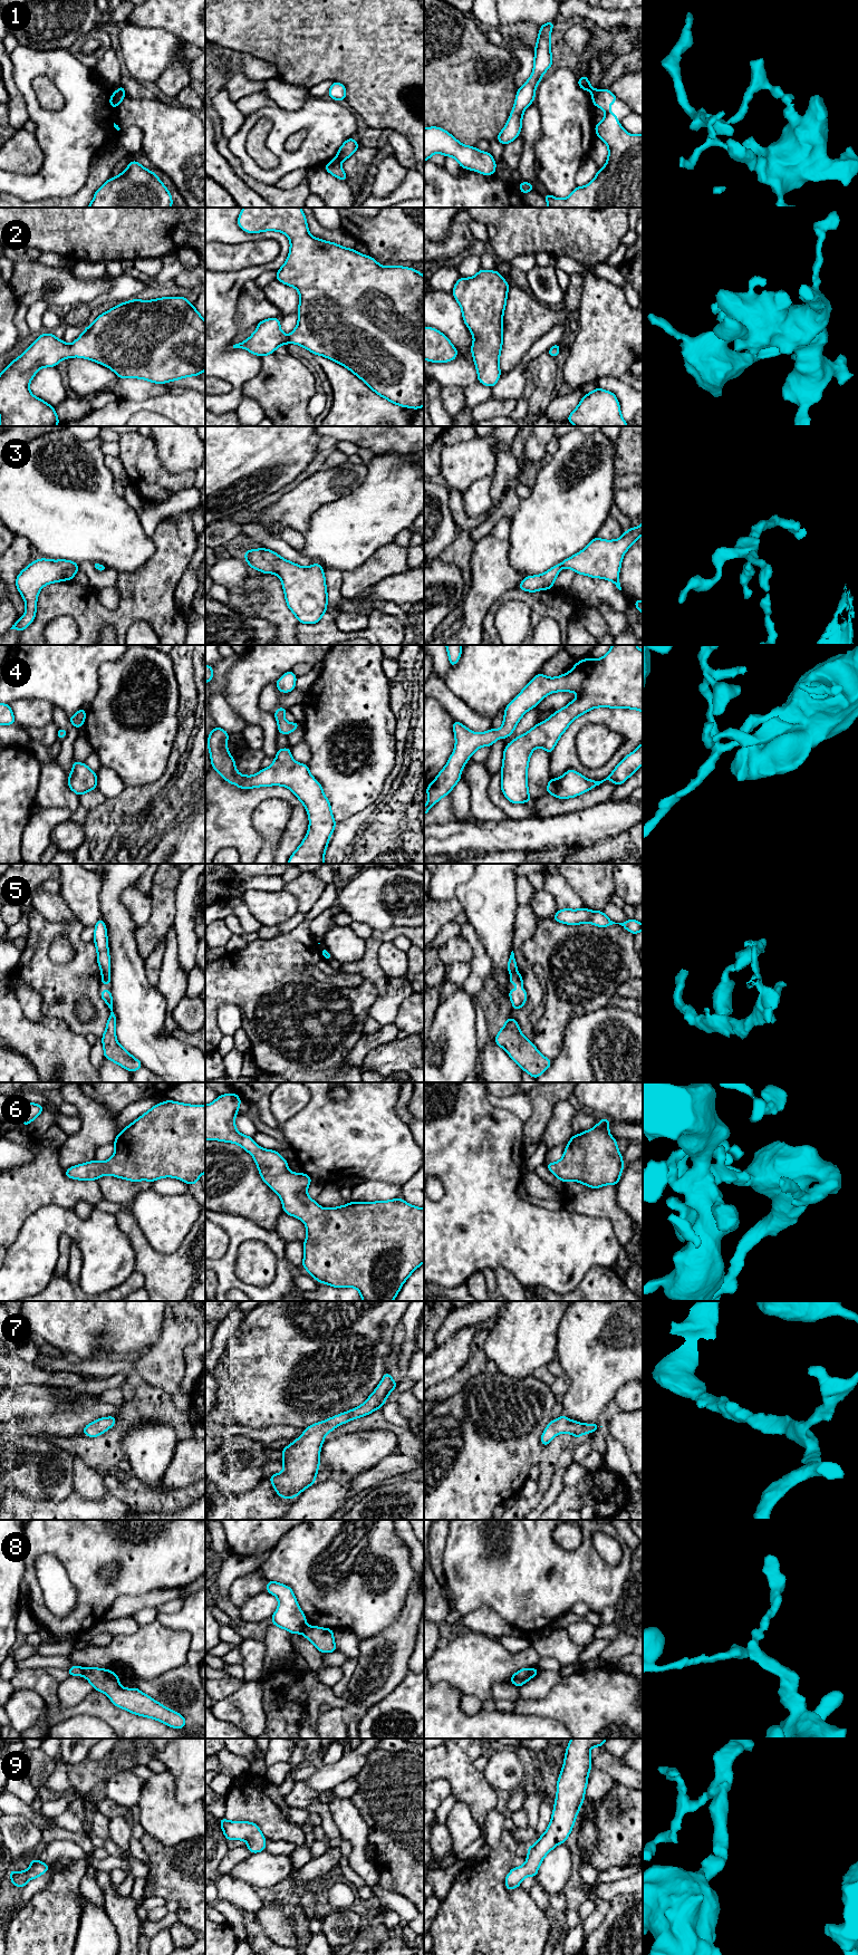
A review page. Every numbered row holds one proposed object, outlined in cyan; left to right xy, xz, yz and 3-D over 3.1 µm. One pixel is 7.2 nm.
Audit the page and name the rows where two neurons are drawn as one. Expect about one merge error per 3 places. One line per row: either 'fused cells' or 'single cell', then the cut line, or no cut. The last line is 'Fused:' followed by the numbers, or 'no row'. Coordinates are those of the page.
1: fused cells; cut xz (336, 156), (340, 161)
2: single cell; cut none
3: single cell; cut none
4: single cell; cut none
5: fused cells; cut xy (109, 974), (103, 976)
6: single cell; cut none
7: single cell; cut none
8: fused cells; cut xy (83, 1668), (84, 1675)
9: single cell; cut none
Fused: 1, 5, 8

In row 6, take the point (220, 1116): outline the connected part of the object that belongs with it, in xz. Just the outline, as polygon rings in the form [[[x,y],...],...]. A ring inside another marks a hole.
[[[232,1092],[205,1105],[205,1140],[233,1143],[250,1153],[261,1179],[281,1198],[283,1212],[305,1222],[307,1237],[301,1267],[318,1282],[357,1289],[363,1301],[393,1301],[407,1278],[424,1262],[424,1208],[403,1198],[322,1208],[307,1194],[310,1176],[290,1172],[288,1161],[278,1152],[261,1148],[252,1137],[237,1130],[234,1121],[240,1104],[240,1097]]]

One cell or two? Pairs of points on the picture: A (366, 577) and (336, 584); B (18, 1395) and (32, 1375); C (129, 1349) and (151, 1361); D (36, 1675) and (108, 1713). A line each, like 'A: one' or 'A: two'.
A: two
B: two
C: two
D: one

